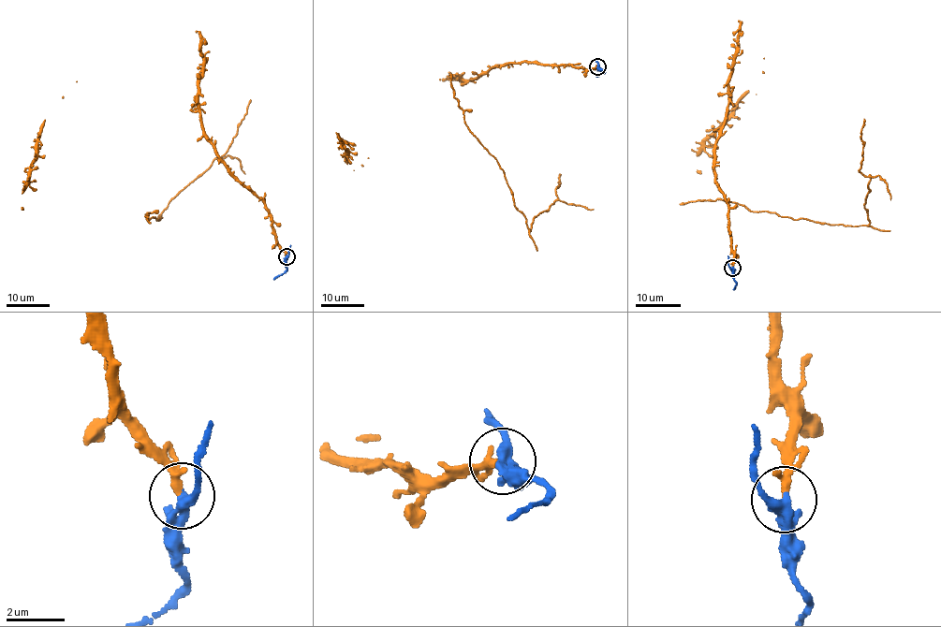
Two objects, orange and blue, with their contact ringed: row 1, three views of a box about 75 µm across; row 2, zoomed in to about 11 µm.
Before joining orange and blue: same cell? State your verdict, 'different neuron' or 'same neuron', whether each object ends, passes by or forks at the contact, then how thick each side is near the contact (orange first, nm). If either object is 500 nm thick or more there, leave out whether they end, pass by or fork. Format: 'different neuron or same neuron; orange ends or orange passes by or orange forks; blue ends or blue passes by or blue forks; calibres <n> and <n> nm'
different neuron; orange ends; blue forks; calibres 260 and 280 nm

